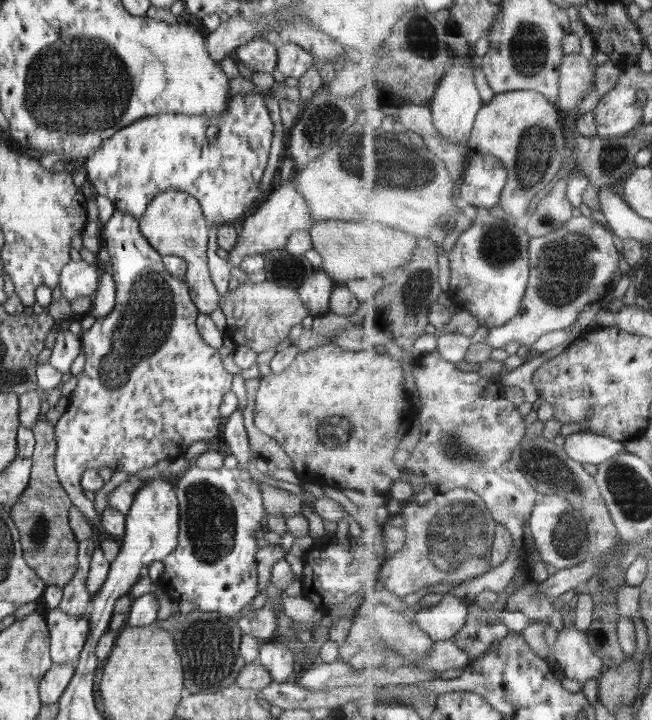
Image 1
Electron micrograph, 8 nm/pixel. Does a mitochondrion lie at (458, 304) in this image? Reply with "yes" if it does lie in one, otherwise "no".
no

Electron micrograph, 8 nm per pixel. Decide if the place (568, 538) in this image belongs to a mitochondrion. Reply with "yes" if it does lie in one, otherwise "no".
yes

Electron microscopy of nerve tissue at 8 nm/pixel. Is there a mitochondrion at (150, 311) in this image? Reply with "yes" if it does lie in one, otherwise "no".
yes

